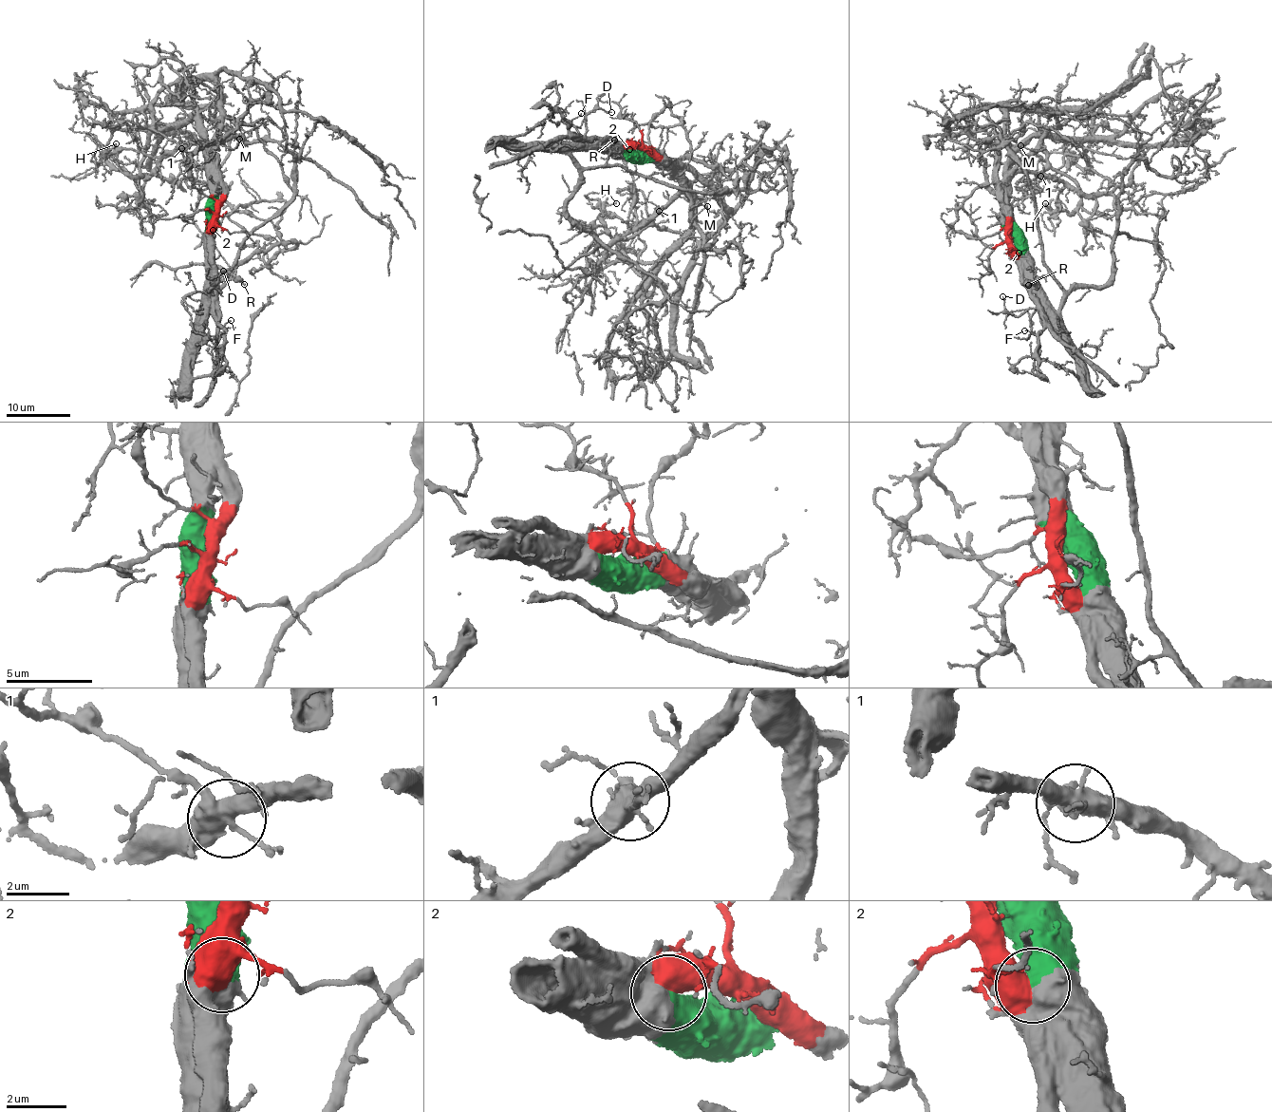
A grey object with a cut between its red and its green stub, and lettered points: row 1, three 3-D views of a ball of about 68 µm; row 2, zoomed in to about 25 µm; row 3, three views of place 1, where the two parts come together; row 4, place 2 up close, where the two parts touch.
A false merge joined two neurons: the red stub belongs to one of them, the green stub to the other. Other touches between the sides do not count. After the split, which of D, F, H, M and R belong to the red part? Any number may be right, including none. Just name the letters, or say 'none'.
D, F

